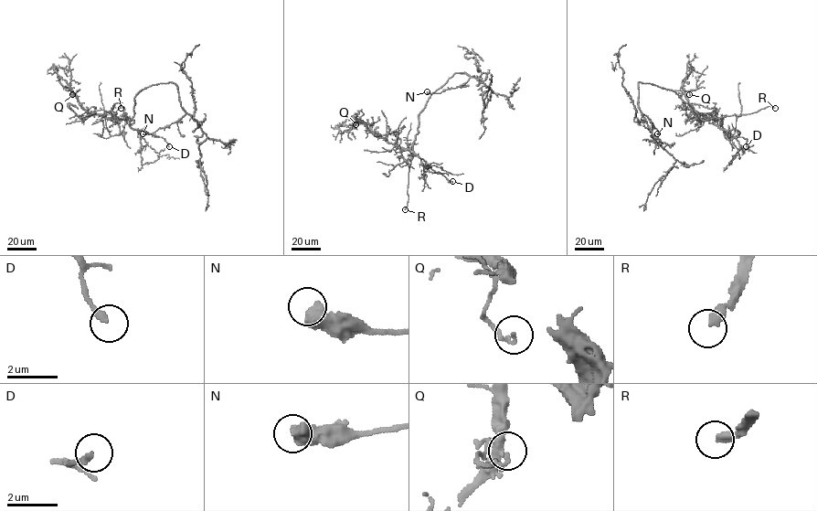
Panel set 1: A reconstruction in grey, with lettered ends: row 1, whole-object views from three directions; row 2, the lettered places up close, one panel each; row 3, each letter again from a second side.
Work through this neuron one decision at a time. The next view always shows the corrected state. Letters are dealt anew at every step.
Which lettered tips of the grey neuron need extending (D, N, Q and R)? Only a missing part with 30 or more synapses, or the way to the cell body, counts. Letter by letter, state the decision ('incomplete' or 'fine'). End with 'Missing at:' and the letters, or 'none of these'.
D: fine
N: fine
Q: fine
R: incomplete
Missing at: R

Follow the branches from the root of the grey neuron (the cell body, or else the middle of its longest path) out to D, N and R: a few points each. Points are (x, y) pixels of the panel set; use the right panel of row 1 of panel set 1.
D: (658, 86), (673, 90), (704, 120), (724, 130), (735, 129), (737, 136), (747, 140), (746, 146)
N: (658, 86), (638, 83), (639, 108), (659, 131), (657, 133)
R: (658, 86), (673, 90), (705, 120), (750, 114), (768, 106), (775, 108)

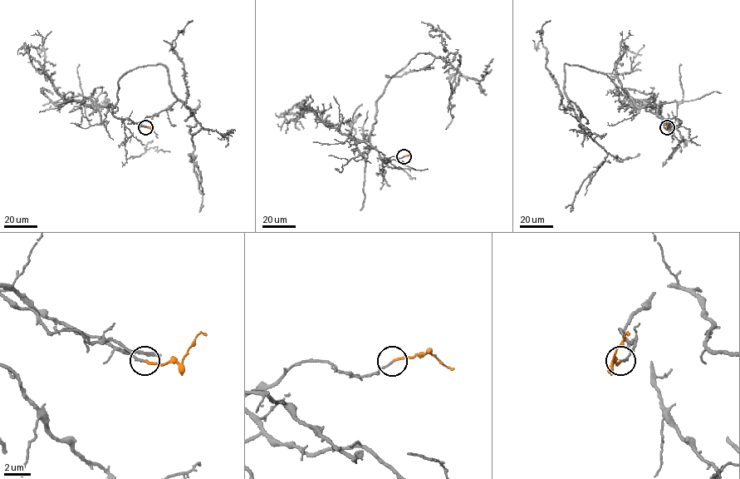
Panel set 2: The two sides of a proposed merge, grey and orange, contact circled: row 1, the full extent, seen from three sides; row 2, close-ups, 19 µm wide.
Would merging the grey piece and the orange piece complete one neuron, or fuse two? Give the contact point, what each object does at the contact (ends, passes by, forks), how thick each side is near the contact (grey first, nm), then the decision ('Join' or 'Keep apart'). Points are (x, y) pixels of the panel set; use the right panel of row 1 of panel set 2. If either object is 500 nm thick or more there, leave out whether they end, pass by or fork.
Place: (667, 127). At the ring grey ends. At the ring orange ends. Thickness 140 nm (grey) against 160 nm. Join

